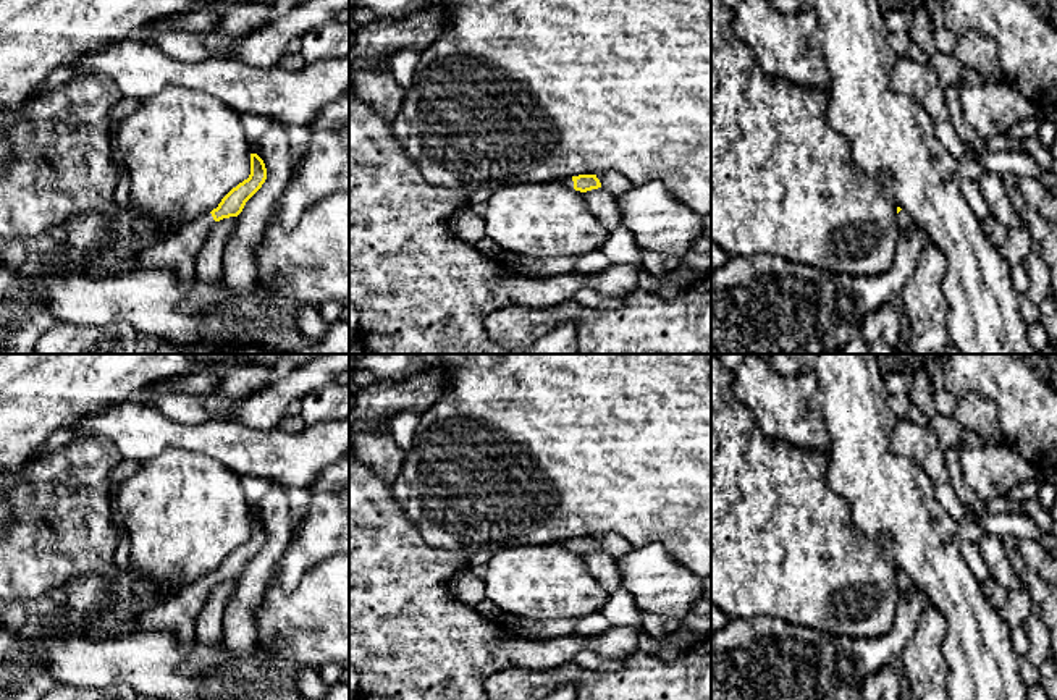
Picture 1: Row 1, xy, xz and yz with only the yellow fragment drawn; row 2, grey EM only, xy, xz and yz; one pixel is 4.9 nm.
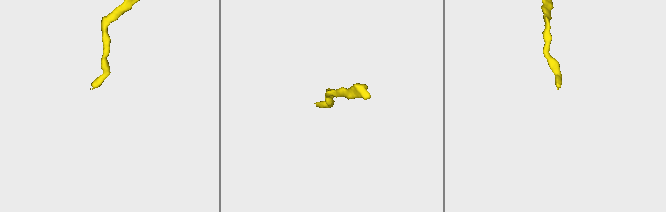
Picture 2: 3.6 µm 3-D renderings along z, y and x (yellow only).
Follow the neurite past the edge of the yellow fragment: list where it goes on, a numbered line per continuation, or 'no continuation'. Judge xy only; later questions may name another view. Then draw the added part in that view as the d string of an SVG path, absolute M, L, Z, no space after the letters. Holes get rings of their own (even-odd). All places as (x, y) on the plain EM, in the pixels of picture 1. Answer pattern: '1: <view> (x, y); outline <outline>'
1: xy (178, 615); outline M204 576L136 619L137 630L168 630L181 645L191 645L196 640L196 624L200 609L210 590L215 587L212 576Z

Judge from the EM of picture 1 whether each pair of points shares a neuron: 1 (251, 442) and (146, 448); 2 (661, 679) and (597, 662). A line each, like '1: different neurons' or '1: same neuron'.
1: same neuron
2: different neurons

